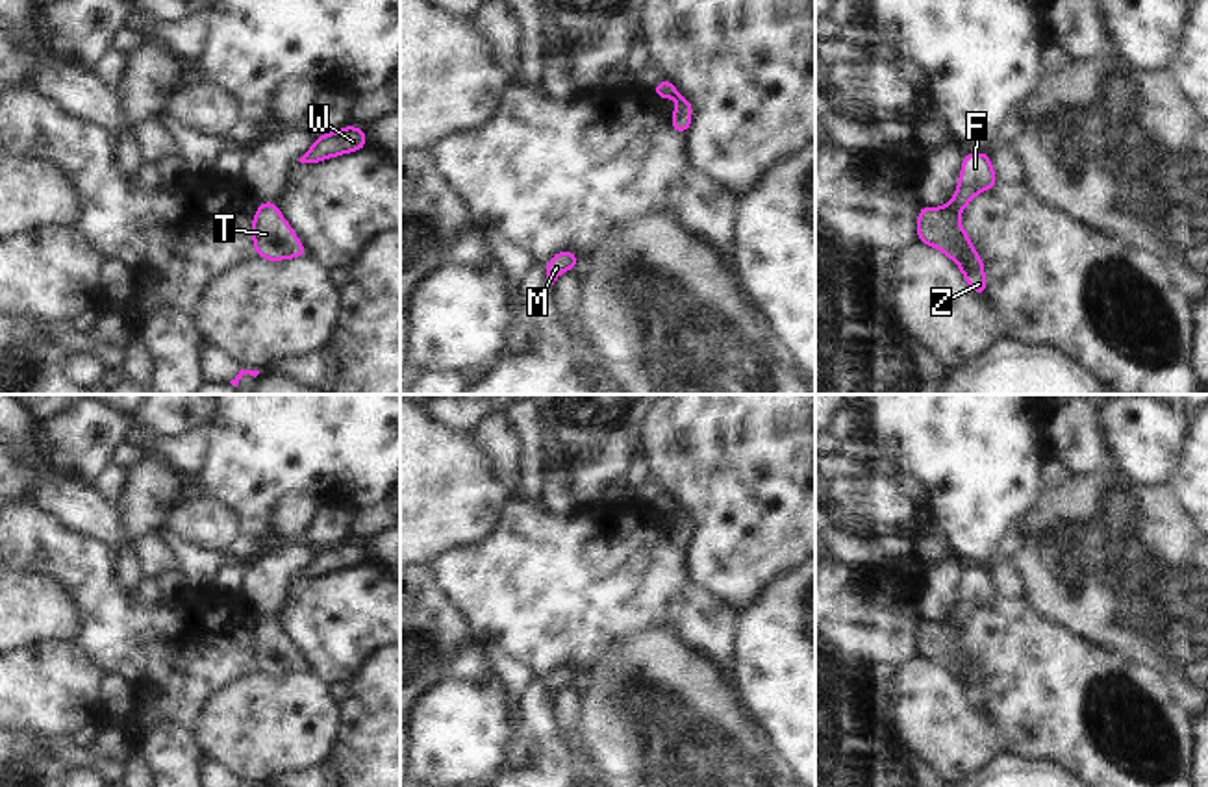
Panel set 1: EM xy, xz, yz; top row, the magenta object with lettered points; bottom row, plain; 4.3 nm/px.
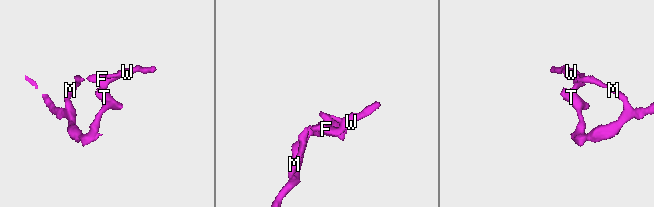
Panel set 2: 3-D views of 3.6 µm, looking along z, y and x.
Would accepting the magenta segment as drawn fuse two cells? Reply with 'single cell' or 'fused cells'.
single cell

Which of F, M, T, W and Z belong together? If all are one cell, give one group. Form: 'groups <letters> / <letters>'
groups F M T W Z

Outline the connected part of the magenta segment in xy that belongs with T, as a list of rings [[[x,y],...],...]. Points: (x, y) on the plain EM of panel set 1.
[[[274,615],[258,617],[250,643],[254,667],[265,676],[276,678],[295,672],[309,672],[308,663],[283,633]]]

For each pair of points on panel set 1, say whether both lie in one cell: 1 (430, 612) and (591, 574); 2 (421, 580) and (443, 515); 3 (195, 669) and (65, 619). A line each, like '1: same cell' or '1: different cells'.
1: different cells
2: different cells
3: different cells

